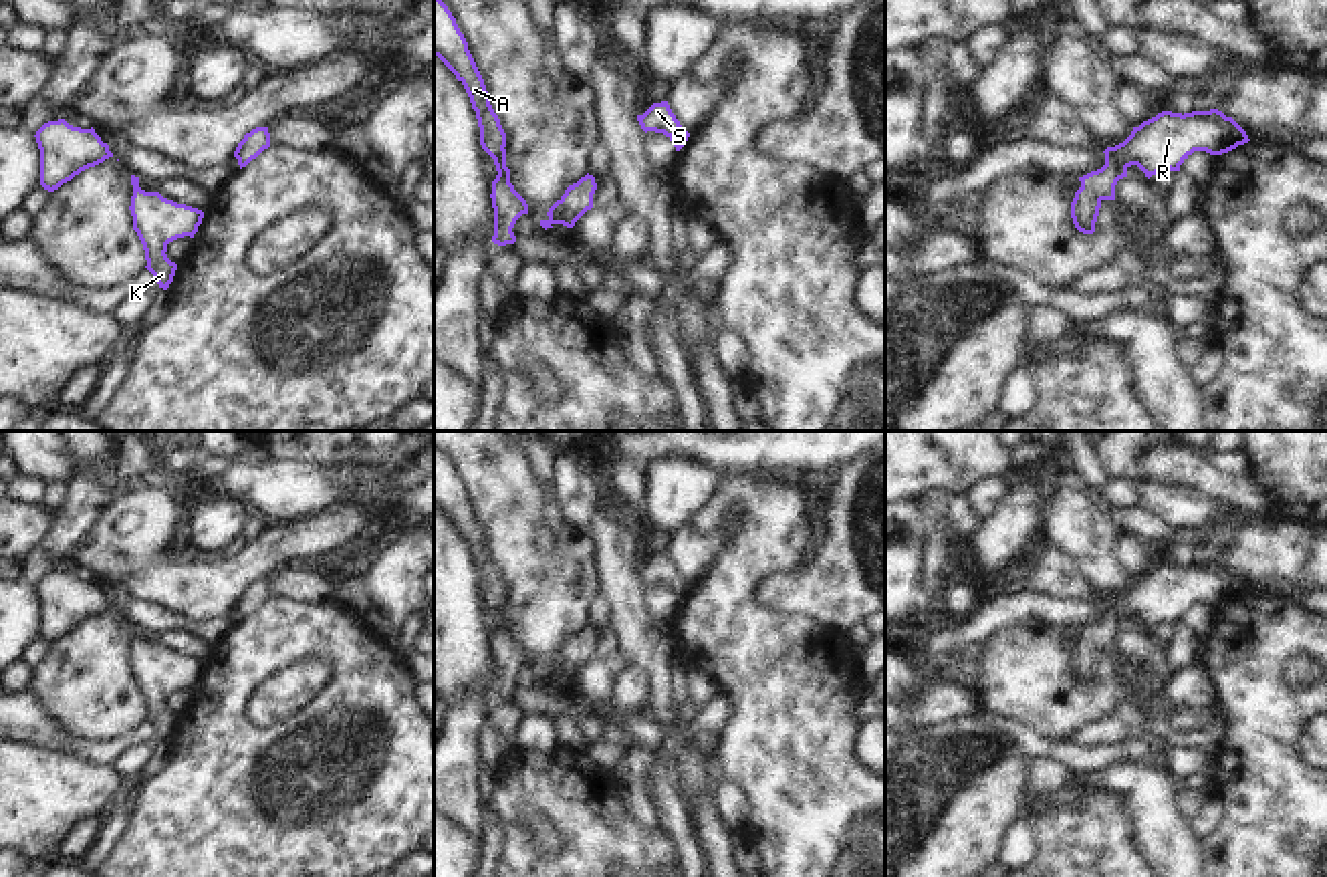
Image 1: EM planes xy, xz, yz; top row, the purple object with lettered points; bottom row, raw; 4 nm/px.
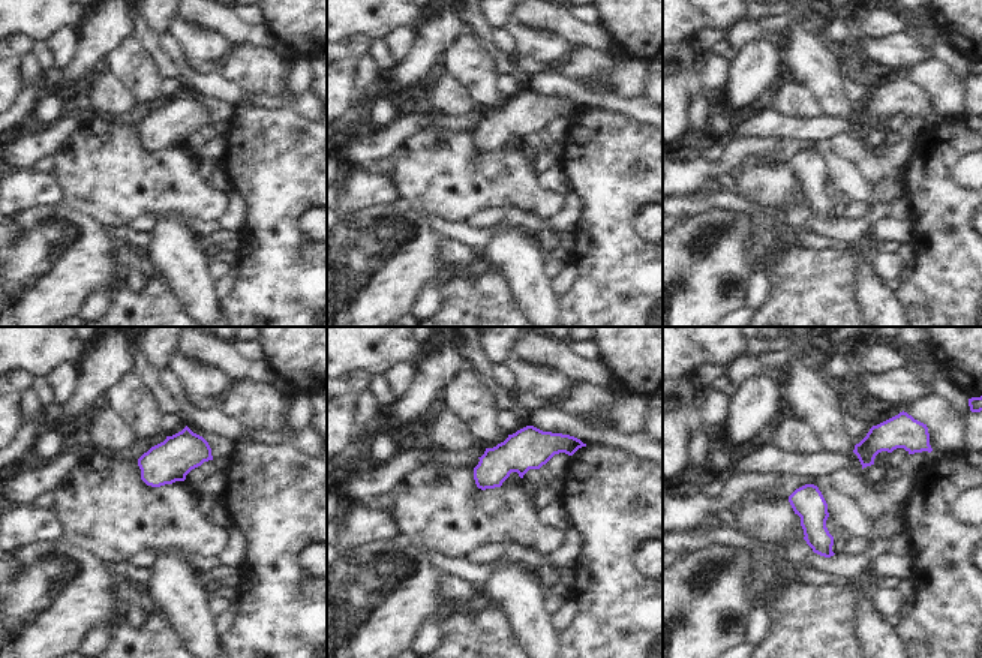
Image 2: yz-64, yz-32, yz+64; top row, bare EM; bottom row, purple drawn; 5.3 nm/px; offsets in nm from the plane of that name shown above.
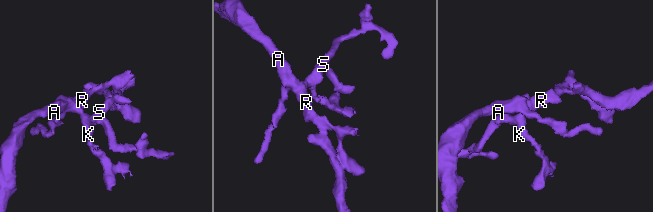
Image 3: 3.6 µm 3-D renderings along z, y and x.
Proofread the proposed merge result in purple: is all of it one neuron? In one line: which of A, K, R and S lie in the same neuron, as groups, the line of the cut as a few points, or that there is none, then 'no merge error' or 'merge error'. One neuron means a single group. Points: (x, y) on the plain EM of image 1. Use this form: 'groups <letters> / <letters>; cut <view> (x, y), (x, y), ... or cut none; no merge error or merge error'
groups A K R S; cut none; no merge error

